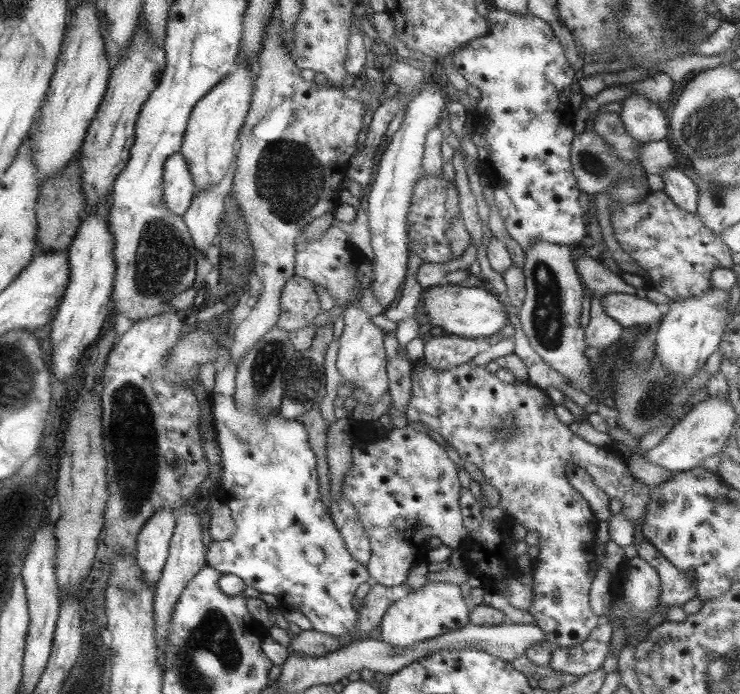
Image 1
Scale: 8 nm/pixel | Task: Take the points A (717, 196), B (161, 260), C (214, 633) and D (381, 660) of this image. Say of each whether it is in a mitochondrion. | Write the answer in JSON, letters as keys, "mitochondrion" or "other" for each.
{"A":"mitochondrion","B":"mitochondrion","C":"mitochondrion","D":"other"}

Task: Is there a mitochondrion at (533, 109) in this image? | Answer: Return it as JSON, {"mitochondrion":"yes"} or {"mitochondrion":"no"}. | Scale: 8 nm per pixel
{"mitochondrion":"no"}

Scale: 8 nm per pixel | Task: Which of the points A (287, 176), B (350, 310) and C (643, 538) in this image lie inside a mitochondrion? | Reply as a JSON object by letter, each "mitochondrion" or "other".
{"A":"mitochondrion","B":"other","C":"other"}

